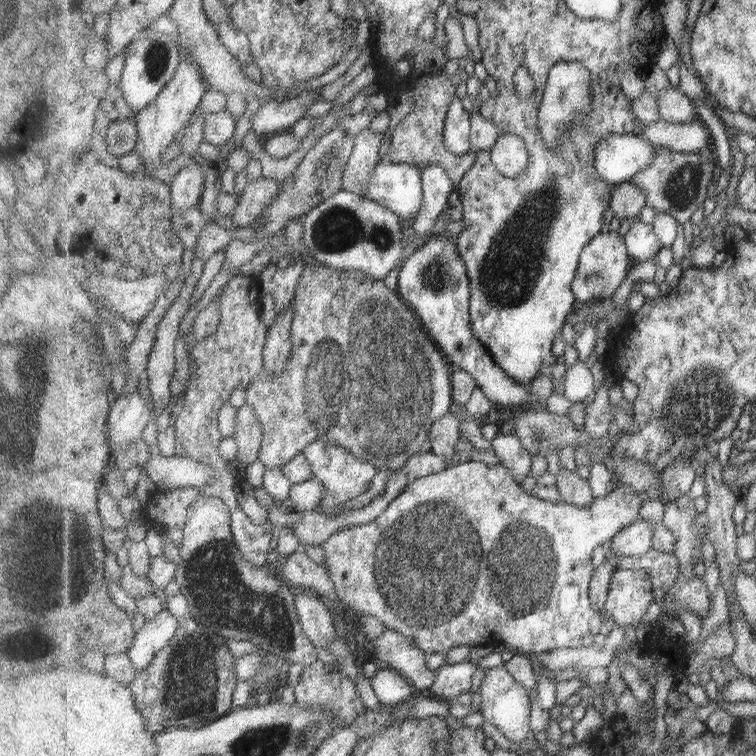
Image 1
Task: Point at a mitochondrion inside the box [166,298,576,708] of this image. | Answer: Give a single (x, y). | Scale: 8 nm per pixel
(424, 573)

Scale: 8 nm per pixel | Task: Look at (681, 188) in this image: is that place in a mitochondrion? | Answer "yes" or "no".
yes

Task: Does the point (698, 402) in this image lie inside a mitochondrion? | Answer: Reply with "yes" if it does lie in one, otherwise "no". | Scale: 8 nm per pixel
yes

